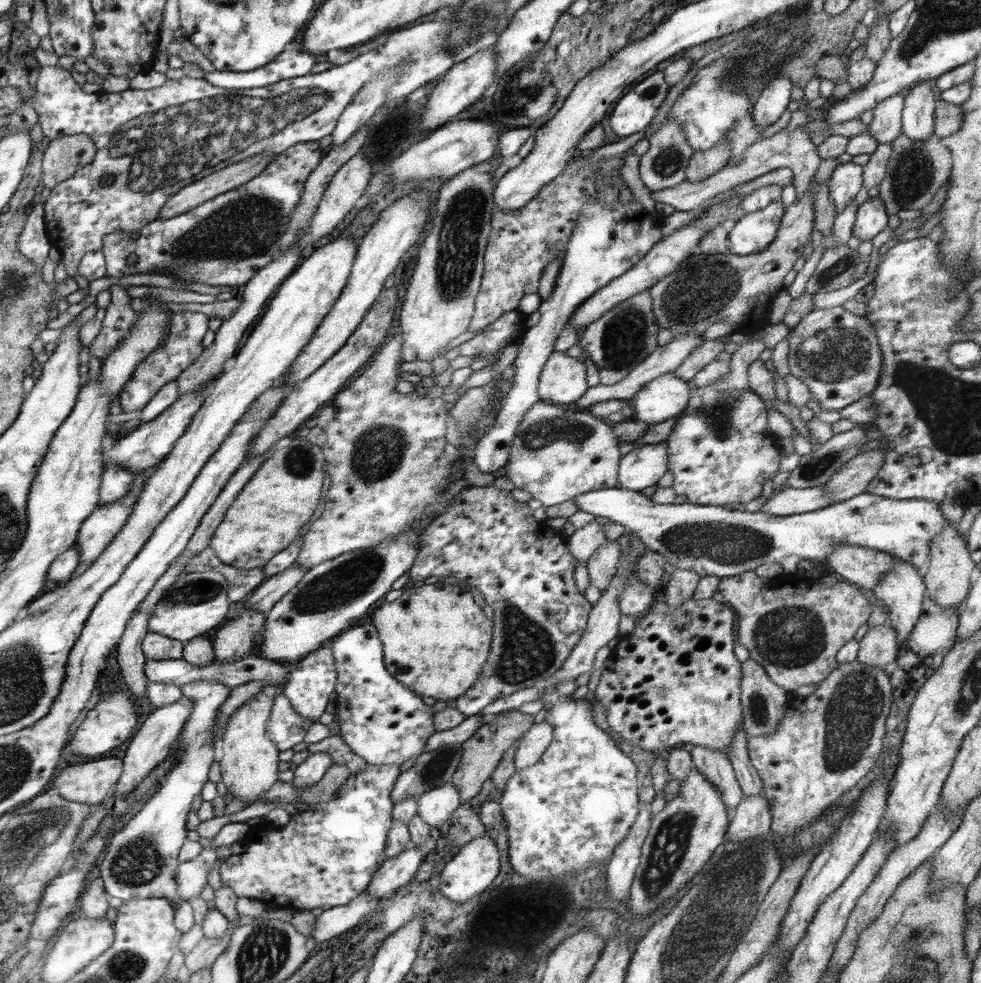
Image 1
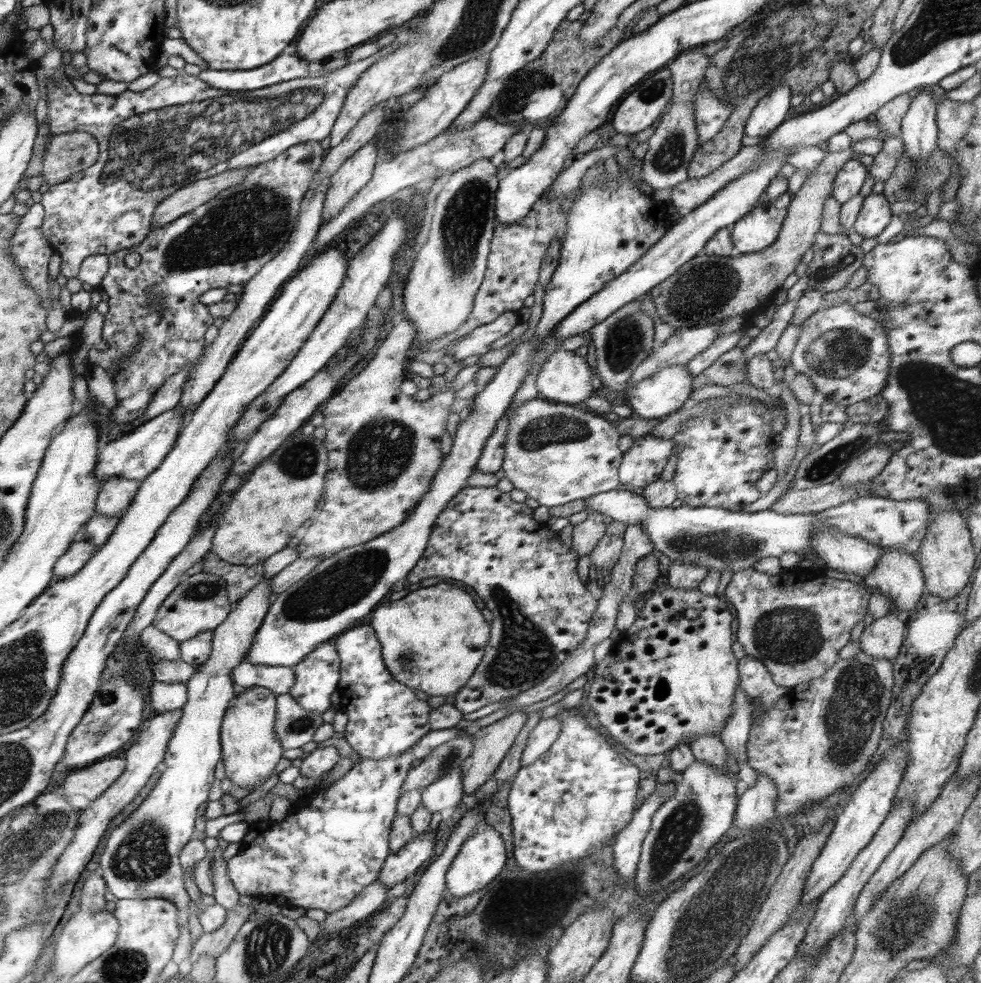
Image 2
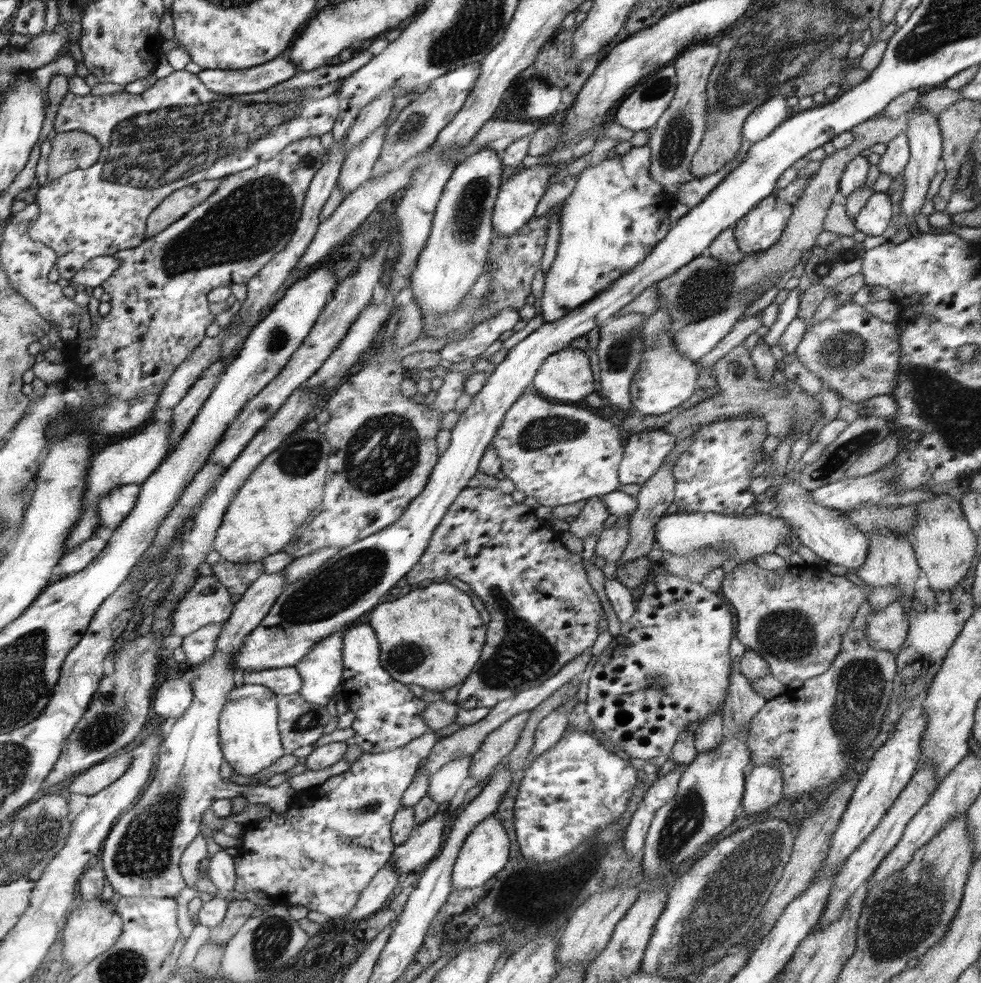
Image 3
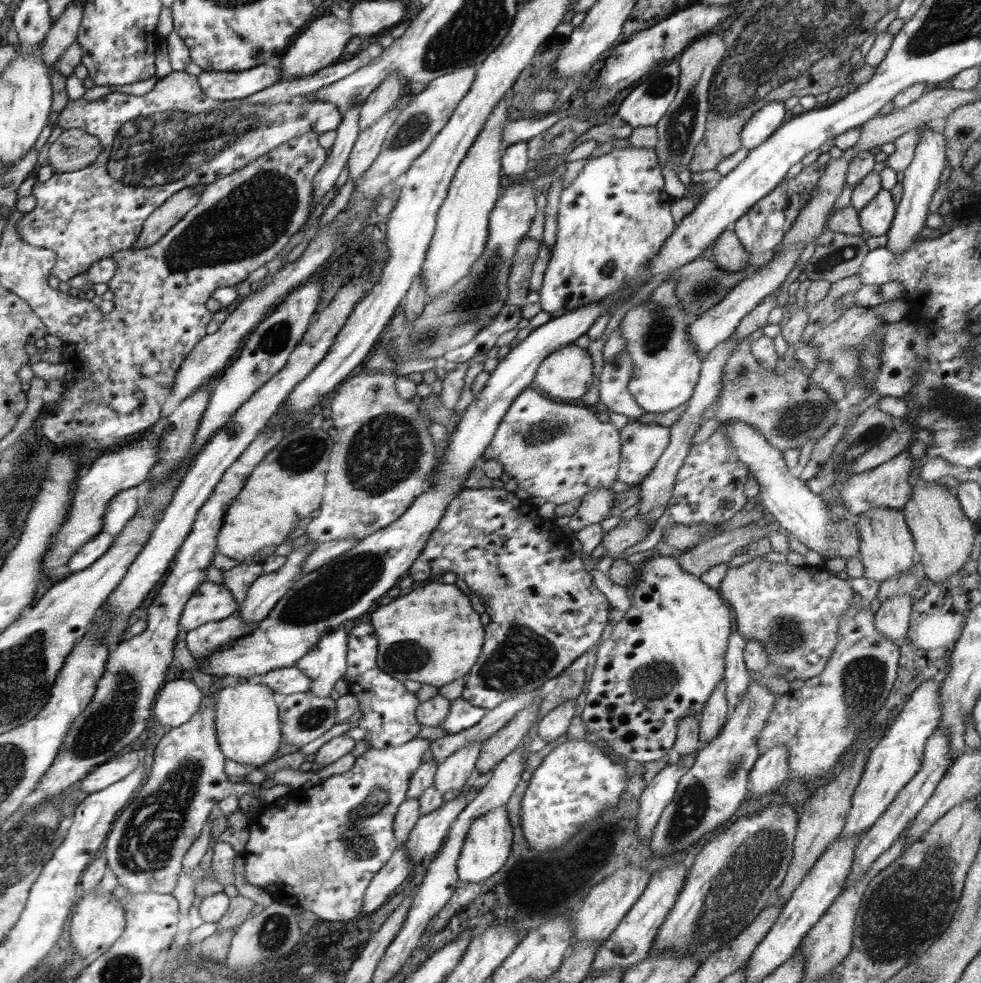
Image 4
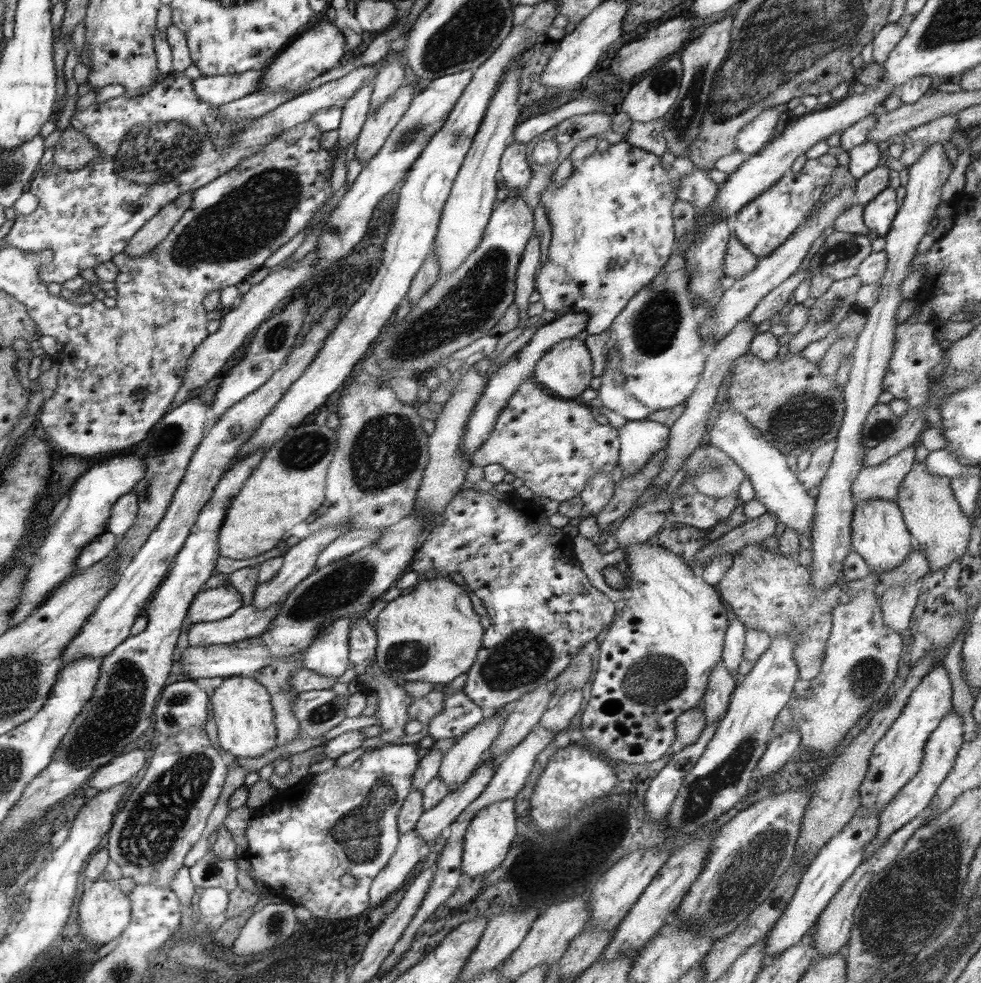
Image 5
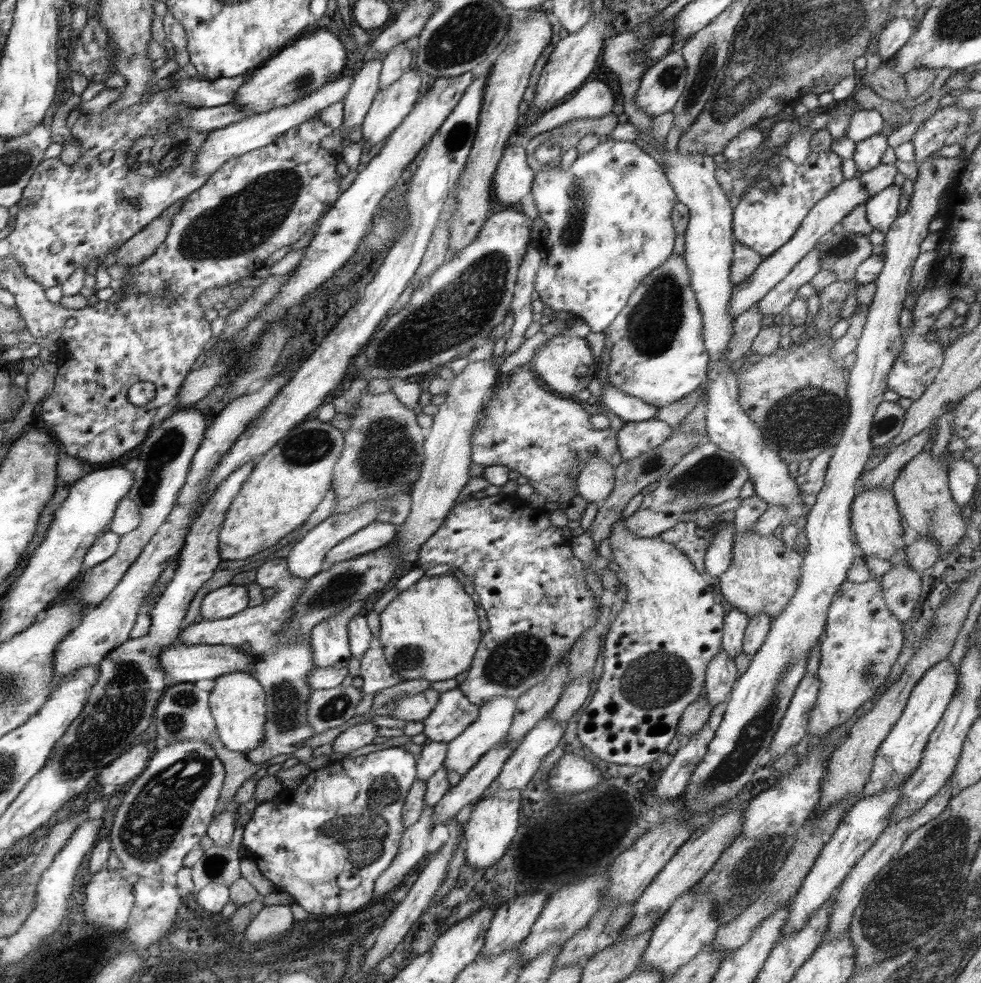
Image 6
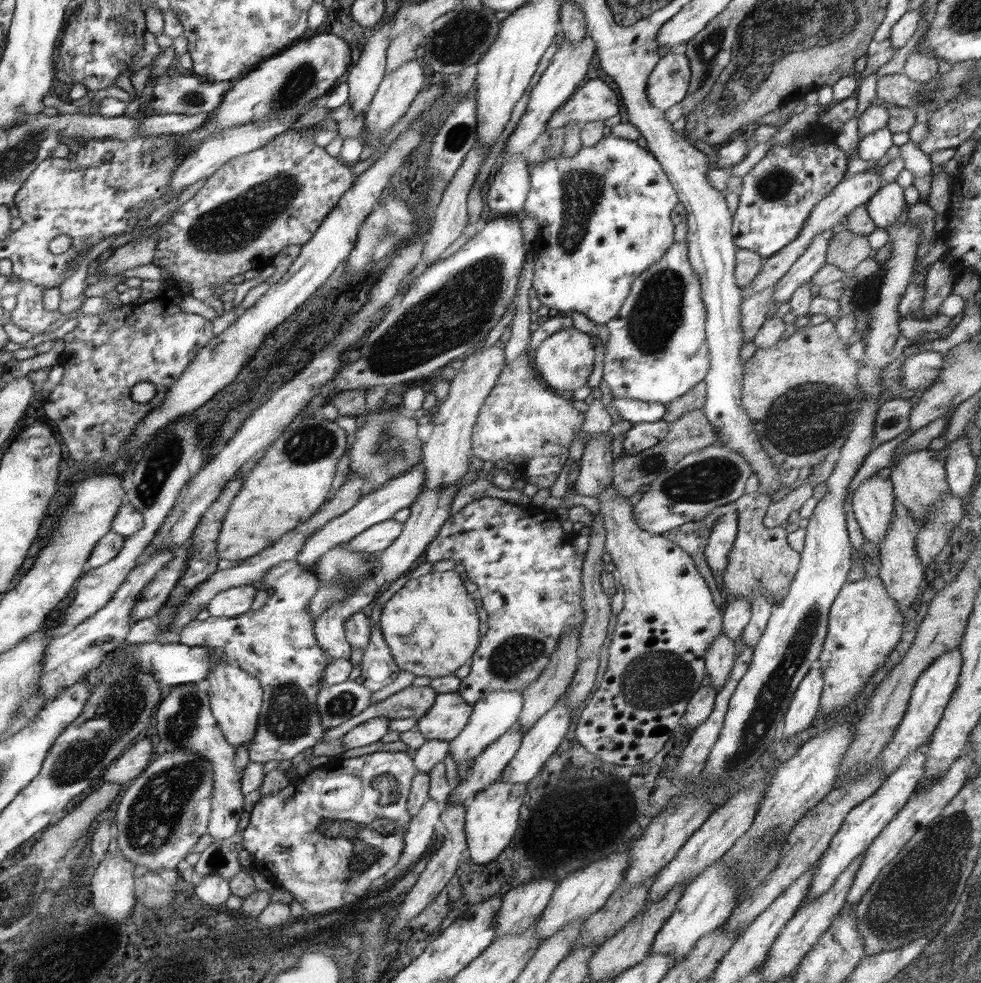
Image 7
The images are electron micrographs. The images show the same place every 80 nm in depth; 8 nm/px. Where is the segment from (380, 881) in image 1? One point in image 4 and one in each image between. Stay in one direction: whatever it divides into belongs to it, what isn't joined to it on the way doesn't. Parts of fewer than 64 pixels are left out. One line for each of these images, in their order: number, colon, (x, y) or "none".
2: (399, 865)
3: (420, 847)
4: (430, 831)

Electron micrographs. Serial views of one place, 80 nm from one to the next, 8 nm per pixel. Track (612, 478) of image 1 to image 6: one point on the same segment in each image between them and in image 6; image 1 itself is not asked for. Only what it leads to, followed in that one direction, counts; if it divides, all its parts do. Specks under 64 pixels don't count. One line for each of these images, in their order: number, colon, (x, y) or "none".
2: (556, 453)
3: (558, 453)
4: (559, 452)
5: (555, 446)
6: (525, 427)

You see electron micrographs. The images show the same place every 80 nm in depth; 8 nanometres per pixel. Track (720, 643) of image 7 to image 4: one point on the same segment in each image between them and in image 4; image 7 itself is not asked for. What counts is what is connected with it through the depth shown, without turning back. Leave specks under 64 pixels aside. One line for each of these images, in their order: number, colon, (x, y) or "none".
4: (713, 719)
5: (721, 684)
6: (722, 674)

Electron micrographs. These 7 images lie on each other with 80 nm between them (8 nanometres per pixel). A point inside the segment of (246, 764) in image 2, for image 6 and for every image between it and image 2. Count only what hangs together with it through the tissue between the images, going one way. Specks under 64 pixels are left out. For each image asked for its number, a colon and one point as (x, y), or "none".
3: (250, 734)
4: (248, 723)
5: (245, 719)
6: (237, 701)

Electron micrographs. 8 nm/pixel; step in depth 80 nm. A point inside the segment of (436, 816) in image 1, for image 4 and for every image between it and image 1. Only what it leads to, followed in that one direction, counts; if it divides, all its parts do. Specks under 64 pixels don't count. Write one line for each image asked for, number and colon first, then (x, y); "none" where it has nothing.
2: (445, 792)
3: (443, 784)
4: (450, 776)

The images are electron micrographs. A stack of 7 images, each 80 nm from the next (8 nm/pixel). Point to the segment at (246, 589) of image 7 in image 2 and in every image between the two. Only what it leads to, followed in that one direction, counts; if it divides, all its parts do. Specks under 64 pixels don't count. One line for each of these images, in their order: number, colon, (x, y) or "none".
2: (200, 602)
3: (209, 602)
4: (212, 602)
5: (212, 604)
6: (227, 601)

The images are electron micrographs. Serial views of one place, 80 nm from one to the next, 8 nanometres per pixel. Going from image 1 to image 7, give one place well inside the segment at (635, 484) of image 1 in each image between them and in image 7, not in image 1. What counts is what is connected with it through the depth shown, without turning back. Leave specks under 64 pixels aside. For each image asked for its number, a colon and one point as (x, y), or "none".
2: (644, 462)
3: (645, 451)
4: (643, 444)
5: (640, 439)
6: (636, 438)
7: (640, 437)

